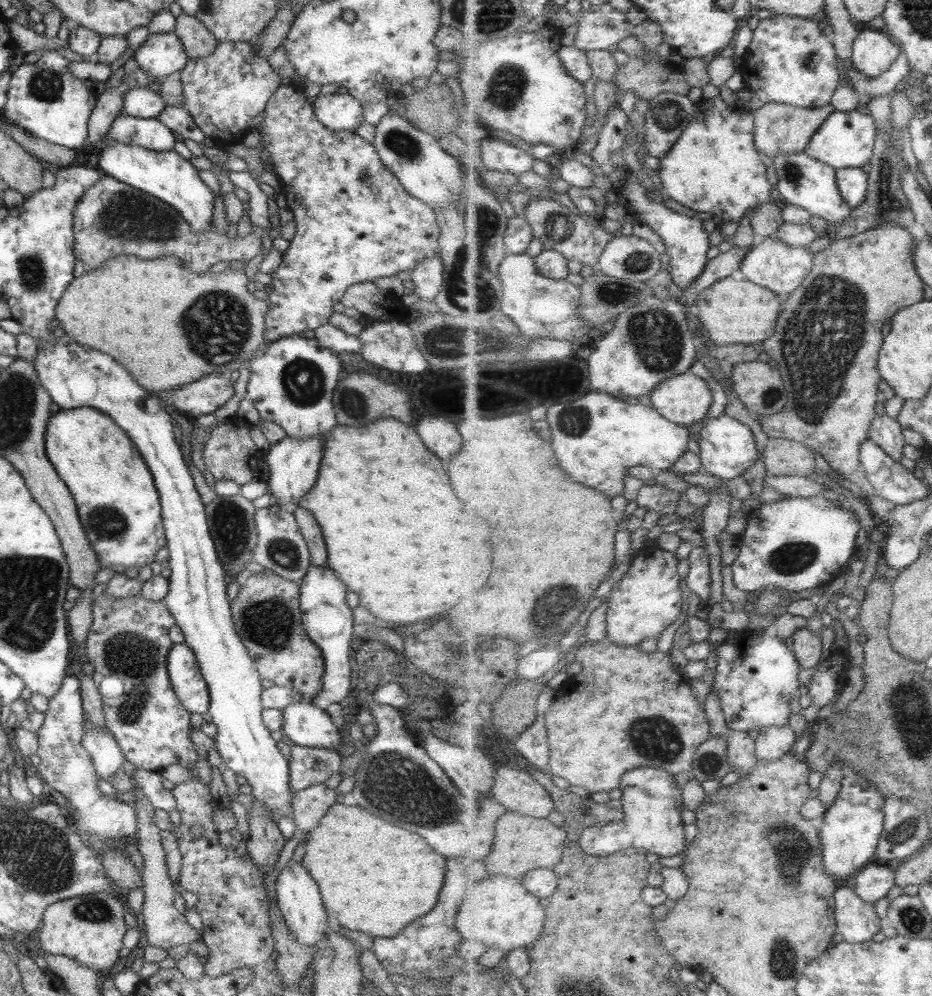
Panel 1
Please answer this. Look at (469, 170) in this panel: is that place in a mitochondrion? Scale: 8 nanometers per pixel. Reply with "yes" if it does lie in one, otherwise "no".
no

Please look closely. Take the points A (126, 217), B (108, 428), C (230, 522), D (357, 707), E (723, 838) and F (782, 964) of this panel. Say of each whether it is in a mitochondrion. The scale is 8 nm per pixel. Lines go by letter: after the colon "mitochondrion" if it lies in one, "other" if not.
A: mitochondrion
B: other
C: mitochondrion
D: other
E: other
F: mitochondrion

